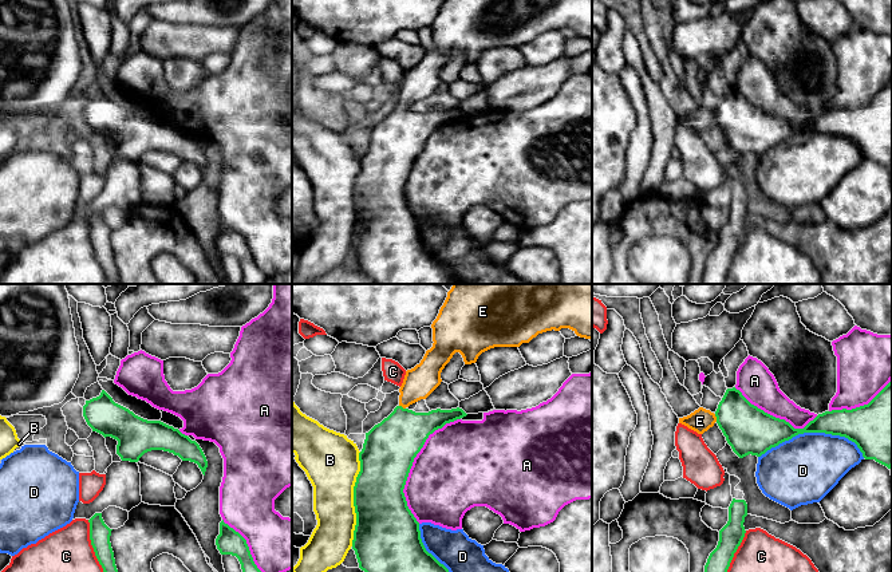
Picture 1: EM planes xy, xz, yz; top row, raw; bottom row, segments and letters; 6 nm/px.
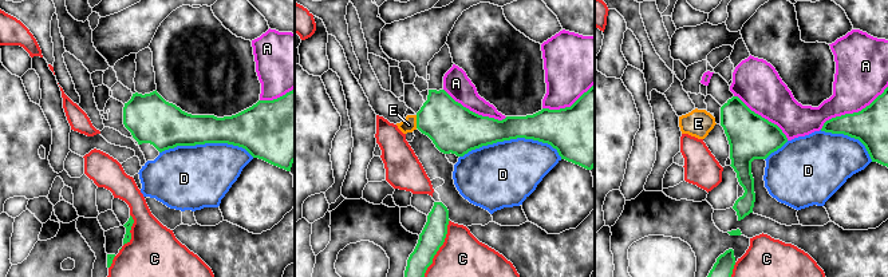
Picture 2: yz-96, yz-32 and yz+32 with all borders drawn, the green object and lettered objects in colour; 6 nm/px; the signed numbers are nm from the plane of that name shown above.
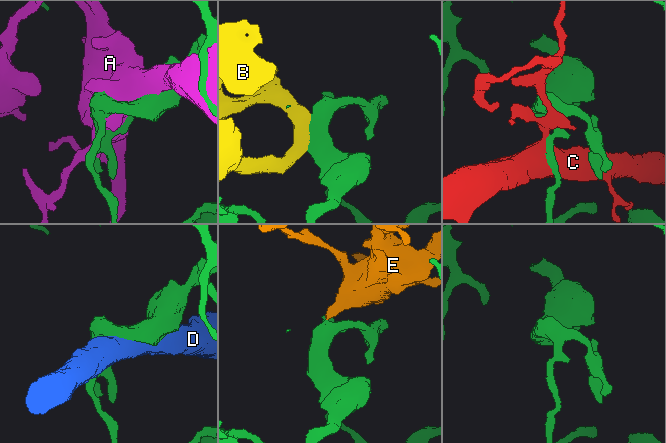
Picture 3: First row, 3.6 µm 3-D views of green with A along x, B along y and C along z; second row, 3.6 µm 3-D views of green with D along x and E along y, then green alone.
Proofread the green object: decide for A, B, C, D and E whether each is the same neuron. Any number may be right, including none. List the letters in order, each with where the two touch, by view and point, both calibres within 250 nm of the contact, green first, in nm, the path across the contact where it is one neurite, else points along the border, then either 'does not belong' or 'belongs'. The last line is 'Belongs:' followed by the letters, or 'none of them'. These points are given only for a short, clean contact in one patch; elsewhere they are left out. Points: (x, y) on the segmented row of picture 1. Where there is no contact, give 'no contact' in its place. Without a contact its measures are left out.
A: meets green in xz at (411, 464); 320 nm thick on the green side, 480 nm on the other; does not belong
B: meets green in xz at (354, 498); 360 nm thick on the green side, 320 nm on the other; does not belong
C: meets green in xy at (91, 544); 130 nm thick on the green side, 280 nm on the other; does not belong
D: meets green in yz at (813, 432); 180 nm thick on the green side, 400 nm on the other; does not belong
E: meets green in yz at (717, 418); 280 nm thick on the green side, 140 nm on the other; runs through yz (749, 430), (737, 418), (717, 418), (699, 421); belongs
Belongs: E

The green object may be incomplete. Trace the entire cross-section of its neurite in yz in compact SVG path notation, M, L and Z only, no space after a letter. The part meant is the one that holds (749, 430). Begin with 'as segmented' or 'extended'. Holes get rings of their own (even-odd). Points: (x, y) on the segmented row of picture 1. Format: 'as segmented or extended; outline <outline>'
extended; outline M892 379L868 405L852 410L825 411L818 414L804 429L794 429L785 419L775 418L751 405L735 387L726 390L715 413L699 407L690 415L679 418L679 423L698 434L707 431L715 422L726 437L727 443L739 458L749 454L761 457L771 447L798 434L825 433L848 438L857 445L865 459L875 459L888 469L892 468Z

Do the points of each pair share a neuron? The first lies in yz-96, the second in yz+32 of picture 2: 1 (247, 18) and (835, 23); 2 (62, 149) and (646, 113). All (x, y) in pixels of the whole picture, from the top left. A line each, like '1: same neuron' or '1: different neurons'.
1: same neuron
2: different neurons

